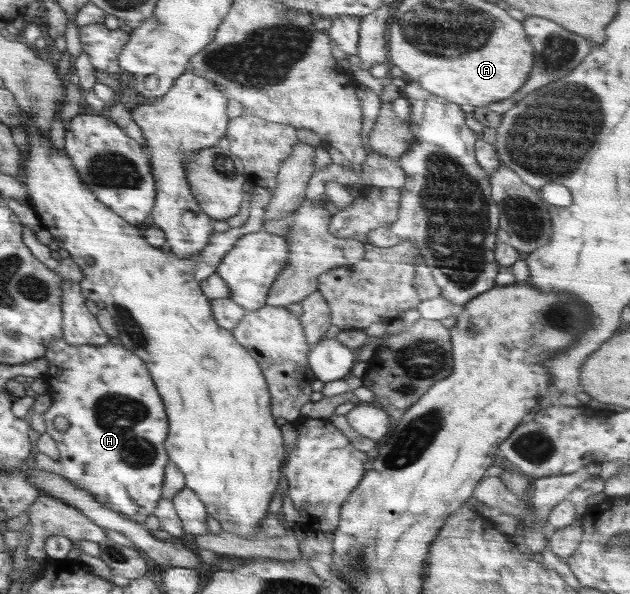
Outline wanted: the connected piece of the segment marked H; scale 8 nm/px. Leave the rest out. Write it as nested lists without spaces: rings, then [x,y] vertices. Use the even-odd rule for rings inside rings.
[[[115,339],[97,348],[90,345],[67,346],[63,340],[51,342],[46,346],[43,357],[48,362],[48,368],[40,377],[48,384],[46,393],[50,395],[51,406],[42,418],[46,423],[46,433],[56,442],[58,458],[53,460],[46,455],[36,454],[33,462],[38,467],[48,469],[79,488],[95,494],[96,500],[103,506],[145,524],[163,498],[161,489],[168,462],[164,444],[169,429],[162,398],[150,378],[146,364],[134,352],[126,352],[126,348]],[[118,398],[130,398],[140,402],[118,402]],[[56,416],[64,416],[70,426],[64,431],[58,431],[52,423]]]

